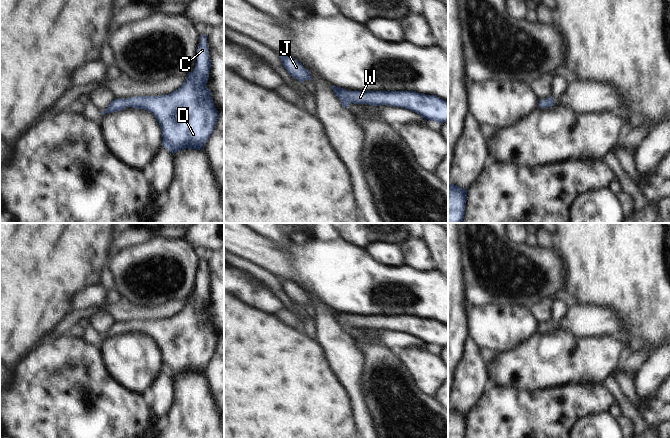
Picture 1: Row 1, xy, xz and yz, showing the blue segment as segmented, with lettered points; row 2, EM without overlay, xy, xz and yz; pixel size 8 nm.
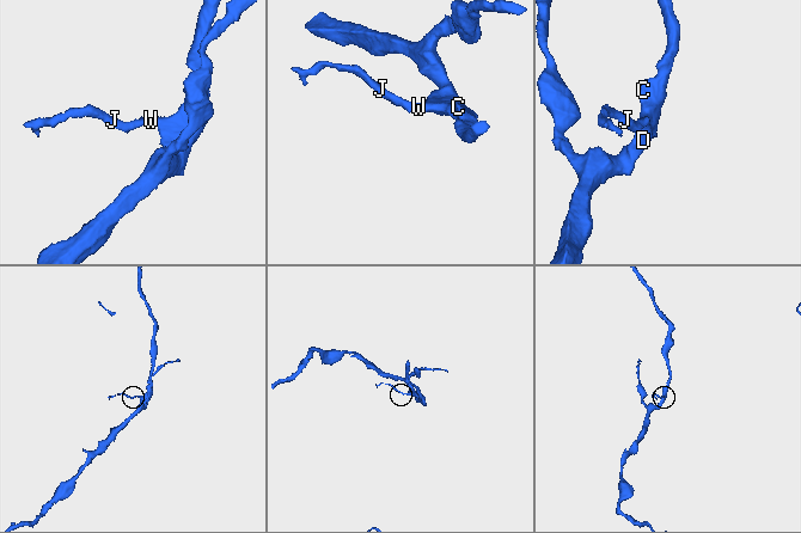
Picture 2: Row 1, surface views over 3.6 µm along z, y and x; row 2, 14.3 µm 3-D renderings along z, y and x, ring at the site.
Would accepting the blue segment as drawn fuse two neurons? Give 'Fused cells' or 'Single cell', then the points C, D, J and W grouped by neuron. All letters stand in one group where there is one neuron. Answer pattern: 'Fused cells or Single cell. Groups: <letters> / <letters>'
Single cell. Groups: C D J W

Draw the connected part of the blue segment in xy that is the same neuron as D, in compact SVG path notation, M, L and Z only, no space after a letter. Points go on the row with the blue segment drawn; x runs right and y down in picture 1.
M201 35L201 43L196 52L197 61L195 63L195 68L193 71L189 72L185 82L177 90L168 95L114 99L101 114L104 115L105 113L122 111L126 107L144 109L151 112L157 119L162 130L162 144L172 154L186 148L196 150L204 149L206 142L214 131L218 119L218 111L211 97L212 92L206 87L211 68L206 35Z

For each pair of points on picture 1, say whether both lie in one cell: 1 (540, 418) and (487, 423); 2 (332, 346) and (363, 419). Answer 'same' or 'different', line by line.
1: same
2: same

